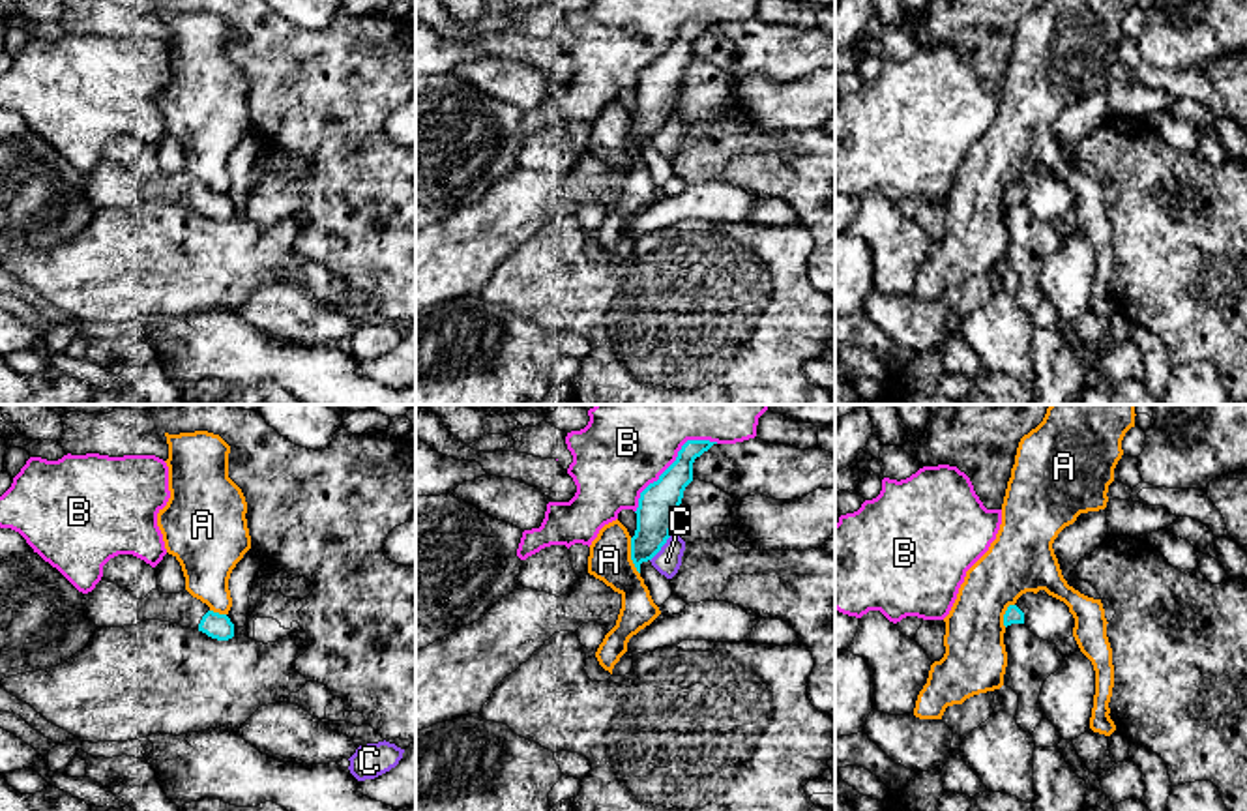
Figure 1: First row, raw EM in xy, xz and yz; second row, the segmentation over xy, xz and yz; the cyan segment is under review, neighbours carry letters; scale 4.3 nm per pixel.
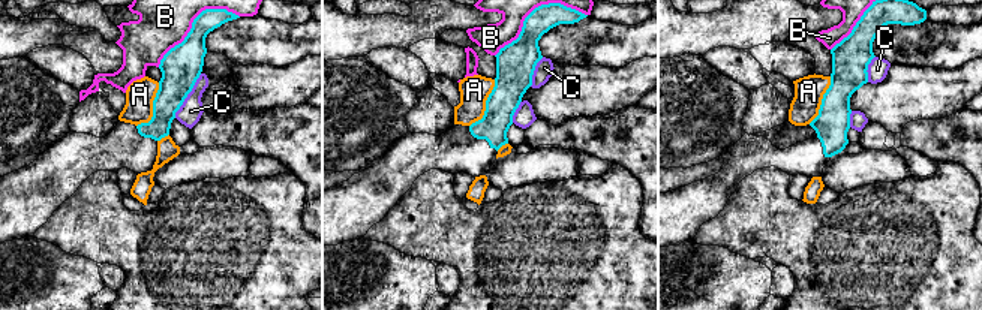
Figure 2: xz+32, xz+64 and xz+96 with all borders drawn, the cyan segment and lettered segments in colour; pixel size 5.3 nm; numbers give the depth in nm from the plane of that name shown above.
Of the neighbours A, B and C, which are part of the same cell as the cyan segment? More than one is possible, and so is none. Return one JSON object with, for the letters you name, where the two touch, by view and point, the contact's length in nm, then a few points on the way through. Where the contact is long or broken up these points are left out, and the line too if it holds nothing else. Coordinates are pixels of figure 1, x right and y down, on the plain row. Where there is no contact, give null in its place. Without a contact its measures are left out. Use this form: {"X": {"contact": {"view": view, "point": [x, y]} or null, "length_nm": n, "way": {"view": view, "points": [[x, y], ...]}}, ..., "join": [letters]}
{"join": []}

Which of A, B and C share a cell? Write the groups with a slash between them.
A / B / C

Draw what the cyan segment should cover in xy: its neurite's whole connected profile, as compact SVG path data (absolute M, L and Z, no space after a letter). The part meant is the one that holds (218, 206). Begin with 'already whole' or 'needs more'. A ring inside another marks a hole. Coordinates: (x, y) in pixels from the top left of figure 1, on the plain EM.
needs more; M101 157L95 169L84 174L82 185L88 200L97 208L124 208L146 200L161 200L187 210L198 210L217 221L234 217L234 204L230 199L213 193L187 170L180 174L152 170L144 180L137 180L118 165Z

